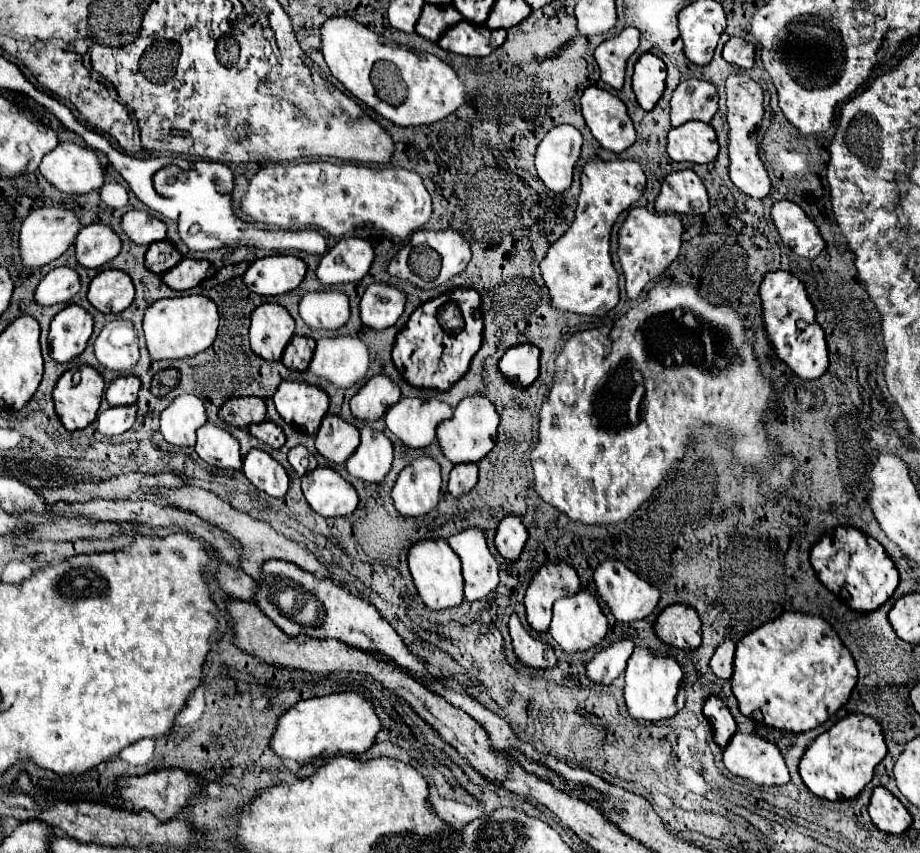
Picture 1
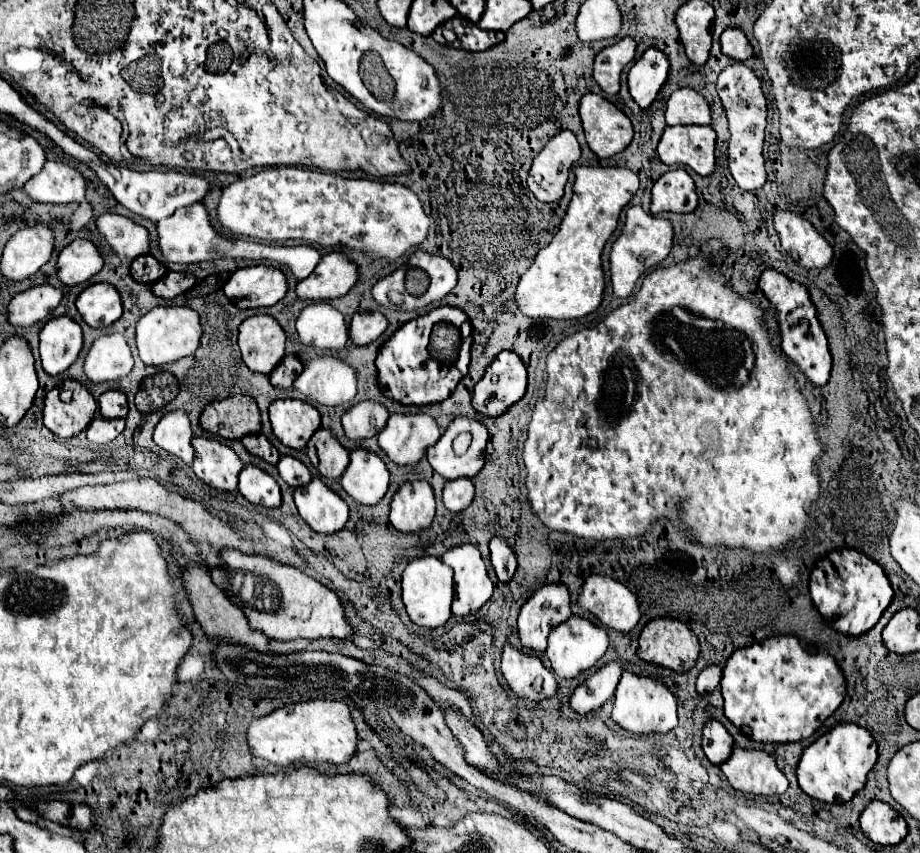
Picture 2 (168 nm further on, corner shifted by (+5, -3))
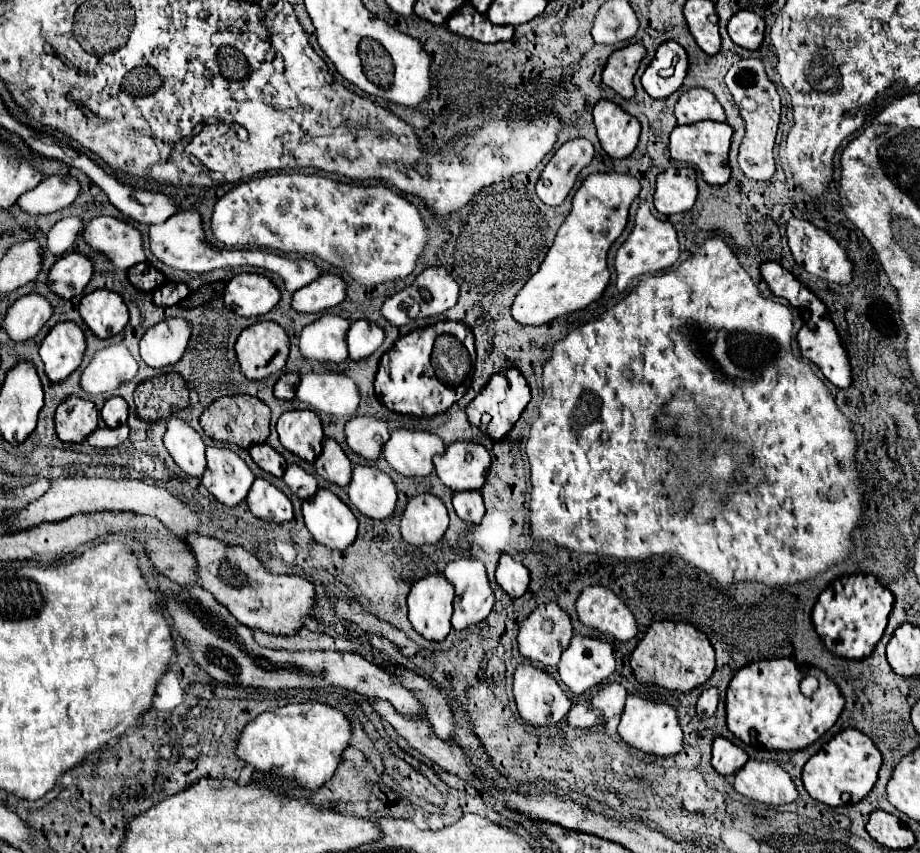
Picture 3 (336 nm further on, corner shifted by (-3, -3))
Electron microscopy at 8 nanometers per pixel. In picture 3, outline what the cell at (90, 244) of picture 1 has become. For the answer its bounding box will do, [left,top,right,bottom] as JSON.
[49,252,93,298]

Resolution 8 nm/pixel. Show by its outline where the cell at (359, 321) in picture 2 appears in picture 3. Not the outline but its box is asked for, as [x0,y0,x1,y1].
[347,320,383,360]

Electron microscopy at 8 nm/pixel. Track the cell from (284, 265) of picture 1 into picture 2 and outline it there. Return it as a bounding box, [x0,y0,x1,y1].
[223,266,287,308]

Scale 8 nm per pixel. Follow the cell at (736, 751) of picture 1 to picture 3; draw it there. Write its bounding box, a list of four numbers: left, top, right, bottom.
[735,760,797,804]

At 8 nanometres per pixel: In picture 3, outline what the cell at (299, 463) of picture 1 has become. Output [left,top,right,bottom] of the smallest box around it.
[283,464,317,498]

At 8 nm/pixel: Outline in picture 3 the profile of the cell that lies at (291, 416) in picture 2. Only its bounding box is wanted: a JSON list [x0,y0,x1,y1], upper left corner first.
[277,410,323,462]

